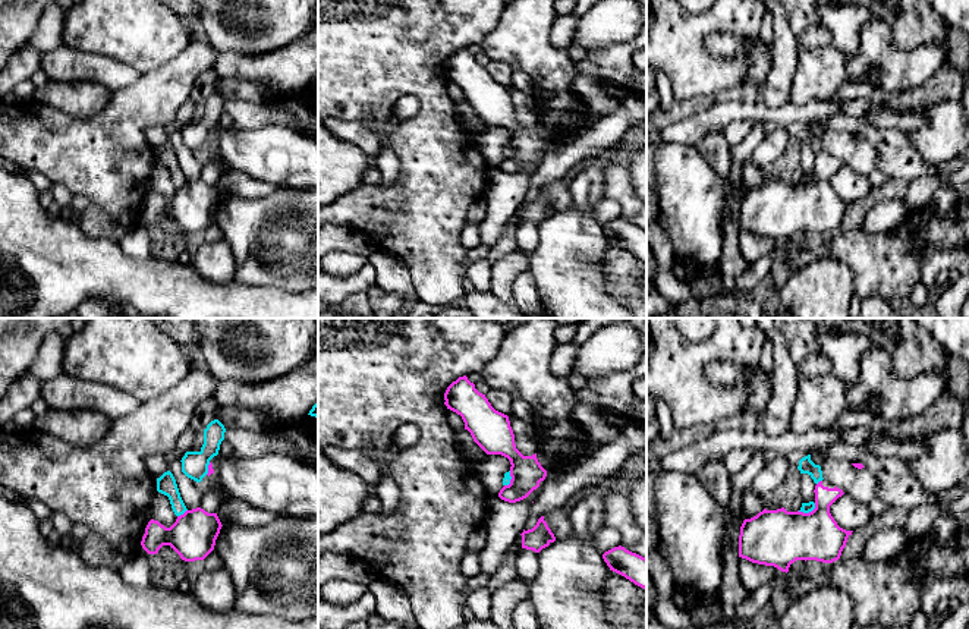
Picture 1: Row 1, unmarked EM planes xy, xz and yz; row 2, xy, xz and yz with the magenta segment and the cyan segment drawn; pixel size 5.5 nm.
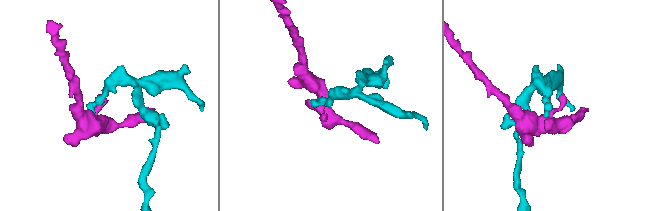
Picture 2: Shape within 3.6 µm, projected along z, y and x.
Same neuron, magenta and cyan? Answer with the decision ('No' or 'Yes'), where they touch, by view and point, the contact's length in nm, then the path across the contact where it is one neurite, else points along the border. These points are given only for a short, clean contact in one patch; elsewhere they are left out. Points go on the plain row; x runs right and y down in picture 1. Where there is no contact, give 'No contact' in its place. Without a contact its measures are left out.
No. Touches magenta at yz (809, 184). Shared border 110 nm. Boundary: yz (815, 175), (808, 184), (798, 182)

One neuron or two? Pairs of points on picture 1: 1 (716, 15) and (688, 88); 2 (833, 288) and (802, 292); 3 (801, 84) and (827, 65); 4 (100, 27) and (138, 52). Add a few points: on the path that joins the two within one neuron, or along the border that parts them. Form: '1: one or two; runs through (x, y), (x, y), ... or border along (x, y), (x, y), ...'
1: one; runs through (698, 32), (688, 43), (688, 71)
2: one; runs through (826, 288), (820, 292), (809, 292)
3: one; runs through (807, 84), (821, 71)
4: one; runs through (109, 27), (113, 27), (129, 43)

